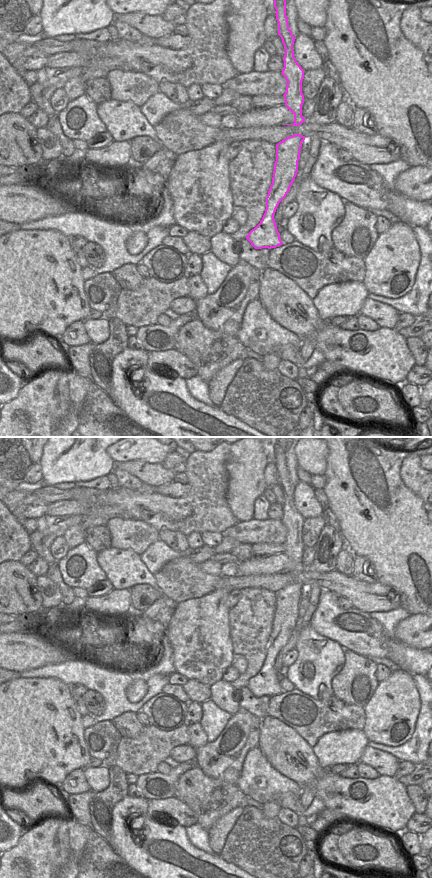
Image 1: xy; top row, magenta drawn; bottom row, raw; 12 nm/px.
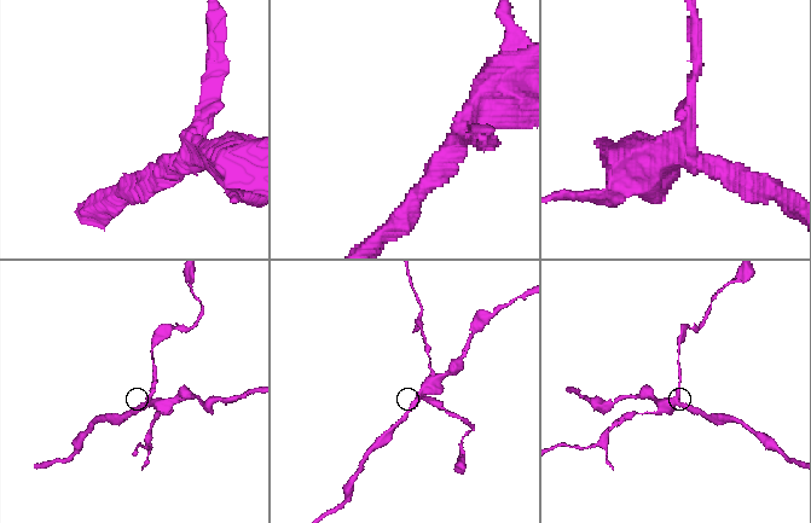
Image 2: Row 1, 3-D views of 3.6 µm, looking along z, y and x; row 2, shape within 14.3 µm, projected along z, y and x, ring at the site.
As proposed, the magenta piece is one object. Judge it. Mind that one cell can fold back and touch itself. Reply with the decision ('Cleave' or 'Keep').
Cleave.

